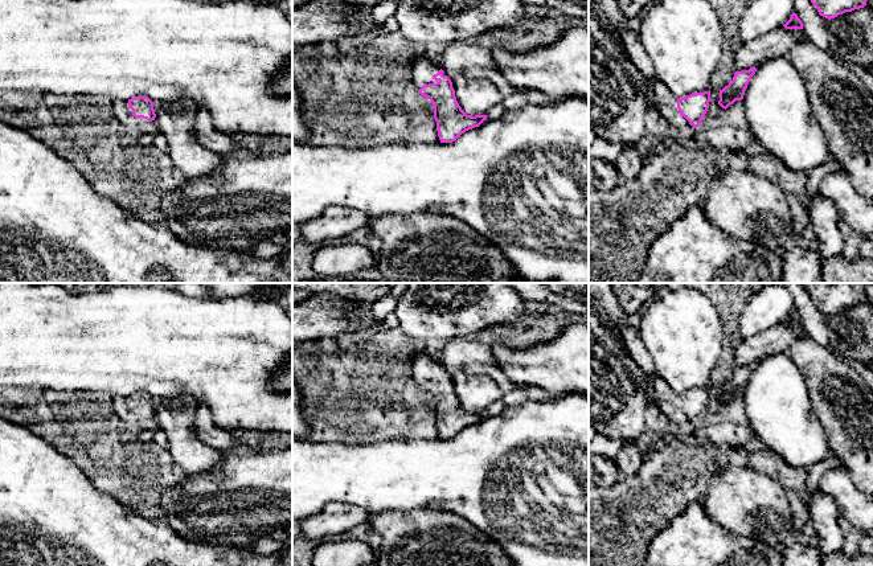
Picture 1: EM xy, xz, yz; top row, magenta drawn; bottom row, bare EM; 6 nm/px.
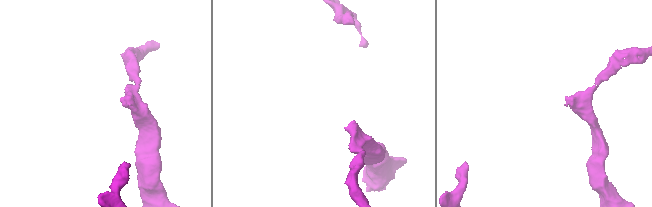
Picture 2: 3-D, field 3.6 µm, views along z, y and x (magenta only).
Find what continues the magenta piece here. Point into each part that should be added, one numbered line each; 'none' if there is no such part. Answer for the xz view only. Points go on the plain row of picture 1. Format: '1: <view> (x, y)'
1: xz (422, 365)

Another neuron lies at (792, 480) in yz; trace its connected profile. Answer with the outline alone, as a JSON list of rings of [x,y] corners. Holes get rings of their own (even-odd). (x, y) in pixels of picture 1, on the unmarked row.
[[[770,450],[749,452],[746,467],[766,473],[784,489],[791,510],[794,530],[800,530],[810,521],[810,492],[806,487],[807,469],[788,465]]]

